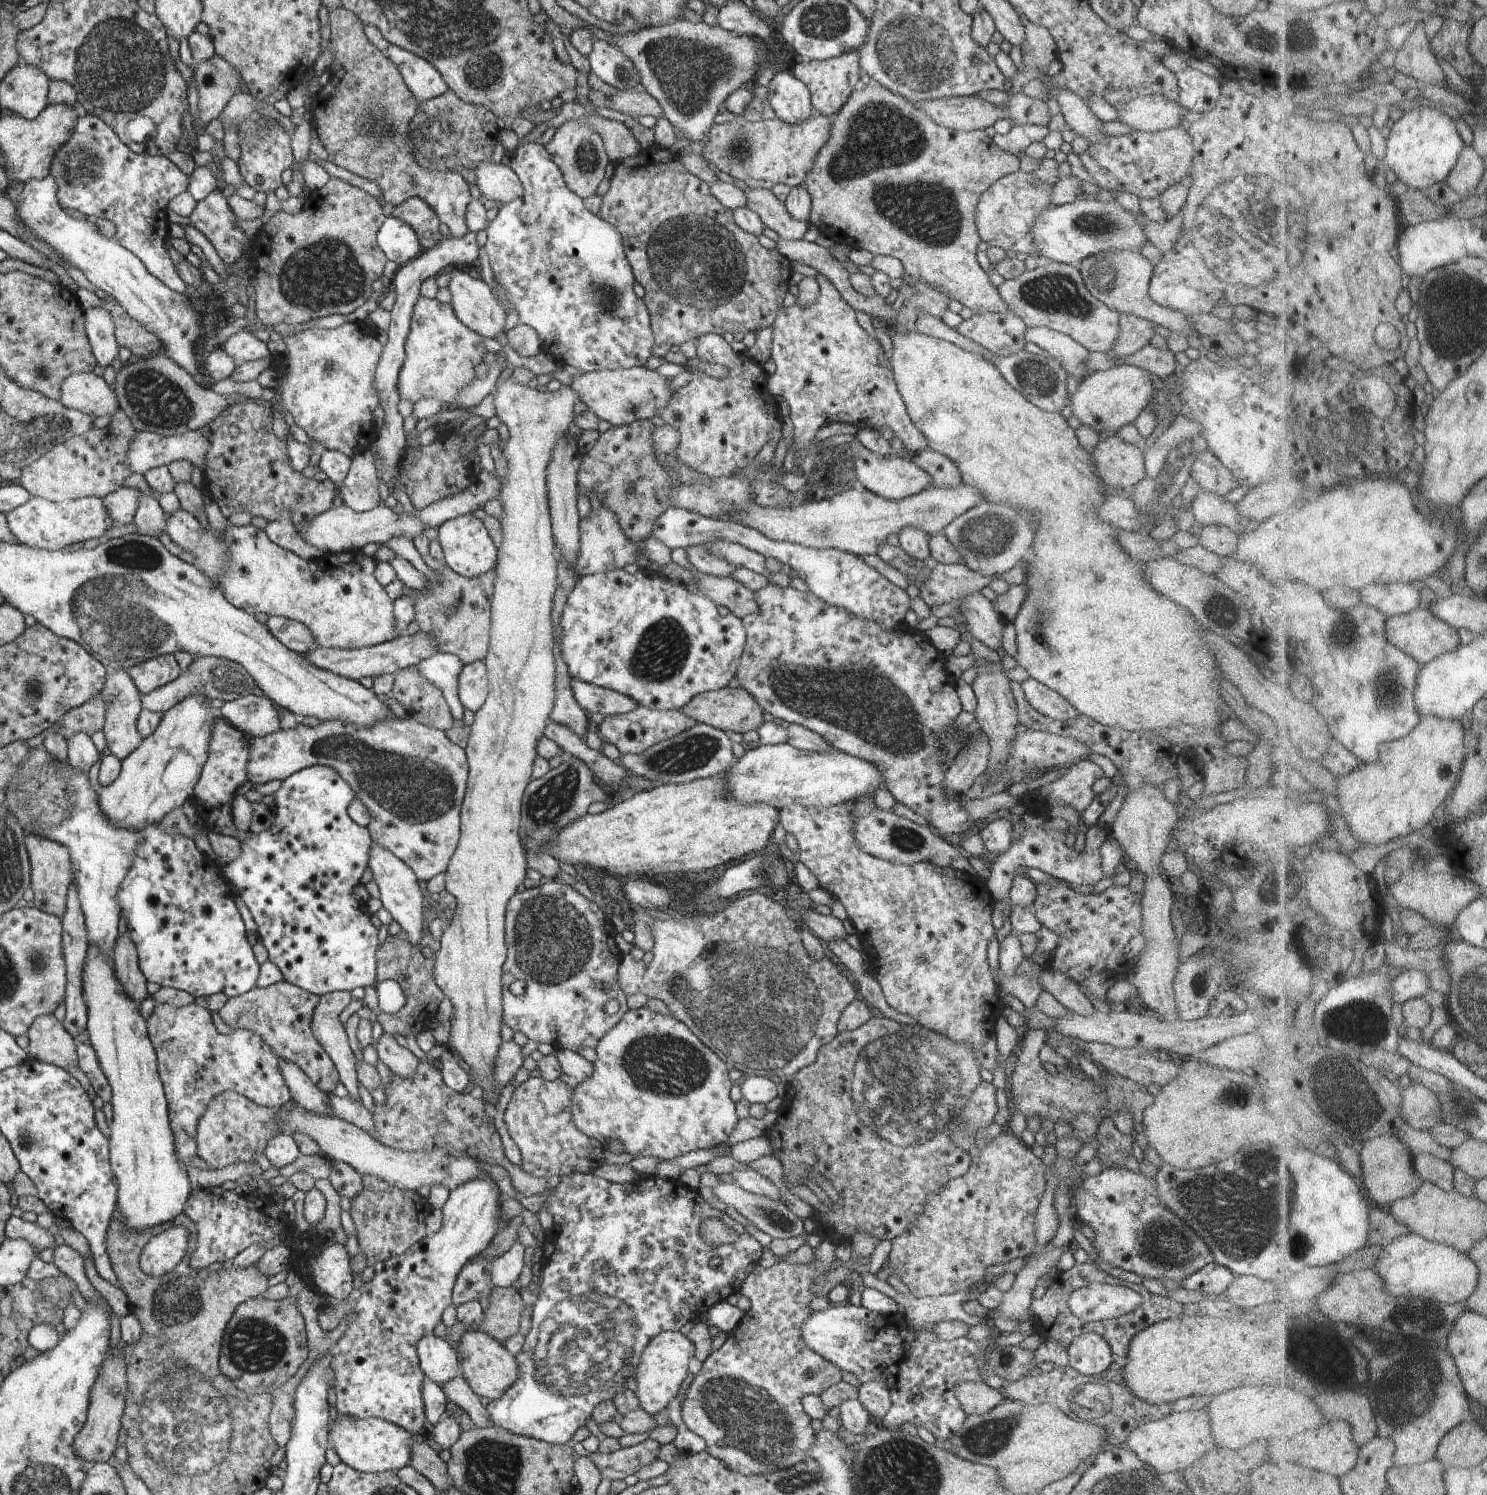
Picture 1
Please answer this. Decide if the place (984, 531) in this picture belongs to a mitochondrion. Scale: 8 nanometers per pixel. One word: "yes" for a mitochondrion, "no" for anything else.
yes

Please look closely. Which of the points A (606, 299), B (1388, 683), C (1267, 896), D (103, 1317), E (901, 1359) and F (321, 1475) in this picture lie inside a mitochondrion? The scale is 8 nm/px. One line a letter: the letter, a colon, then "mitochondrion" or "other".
A: mitochondrion
B: mitochondrion
C: other
D: other
E: other
F: other

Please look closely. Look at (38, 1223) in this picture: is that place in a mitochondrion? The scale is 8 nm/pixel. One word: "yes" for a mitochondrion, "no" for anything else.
no

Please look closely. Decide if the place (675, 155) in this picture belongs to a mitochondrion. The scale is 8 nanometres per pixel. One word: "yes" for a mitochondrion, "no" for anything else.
no

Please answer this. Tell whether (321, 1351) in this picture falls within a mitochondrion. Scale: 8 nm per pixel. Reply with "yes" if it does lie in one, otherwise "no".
no

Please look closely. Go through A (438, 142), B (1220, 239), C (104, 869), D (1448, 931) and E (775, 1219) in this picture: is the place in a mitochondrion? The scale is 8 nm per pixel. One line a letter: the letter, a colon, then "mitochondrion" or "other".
A: mitochondrion
B: mitochondrion
C: other
D: other
E: mitochondrion

